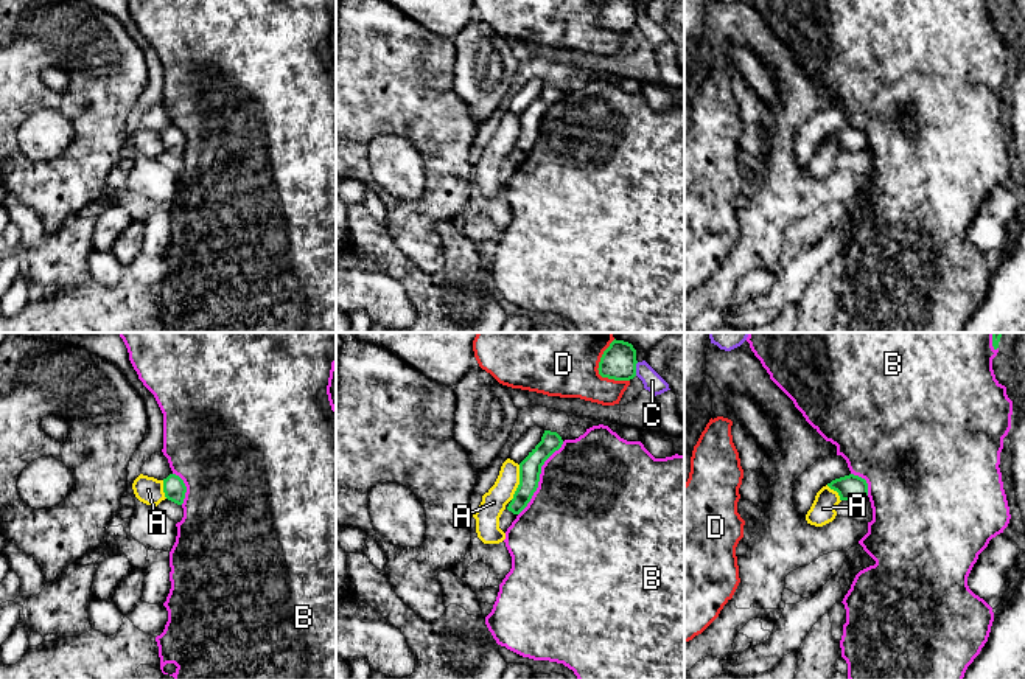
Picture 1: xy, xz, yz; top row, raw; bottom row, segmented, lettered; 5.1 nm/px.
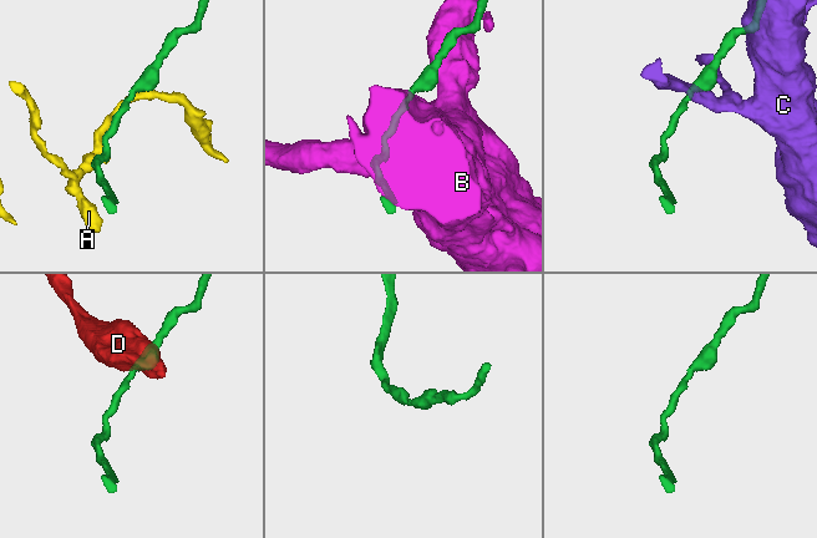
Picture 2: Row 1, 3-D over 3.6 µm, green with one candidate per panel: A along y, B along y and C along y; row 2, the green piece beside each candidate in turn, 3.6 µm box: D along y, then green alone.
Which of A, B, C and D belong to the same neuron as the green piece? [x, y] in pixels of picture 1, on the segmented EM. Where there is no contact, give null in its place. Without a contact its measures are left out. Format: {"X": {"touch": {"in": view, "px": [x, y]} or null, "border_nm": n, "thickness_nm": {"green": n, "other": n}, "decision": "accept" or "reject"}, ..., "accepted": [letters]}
{"A": {"touch": {"in": "xz", "px": [520, 482]}, "border_nm": 190, "thickness_nm": {"green": 110, "other": 130}, "decision": "reject"}, "B": {"touch": {"in": "xz", "px": [538, 479]}, "border_nm": 440, "thickness_nm": {"green": 110, "other": 500}, "decision": "reject"}, "C": {"touch": {"in": "xz", "px": [635, 369]}, "border_nm": 70, "thickness_nm": {"green": 180, "other": 100}, "decision": "reject"}, "D": {"touch": {"in": "xz", "px": [599, 372]}, "border_nm": 240, "thickness_nm": {"green": 180, "other": 460}, "decision": "reject"}, "accepted": []}

